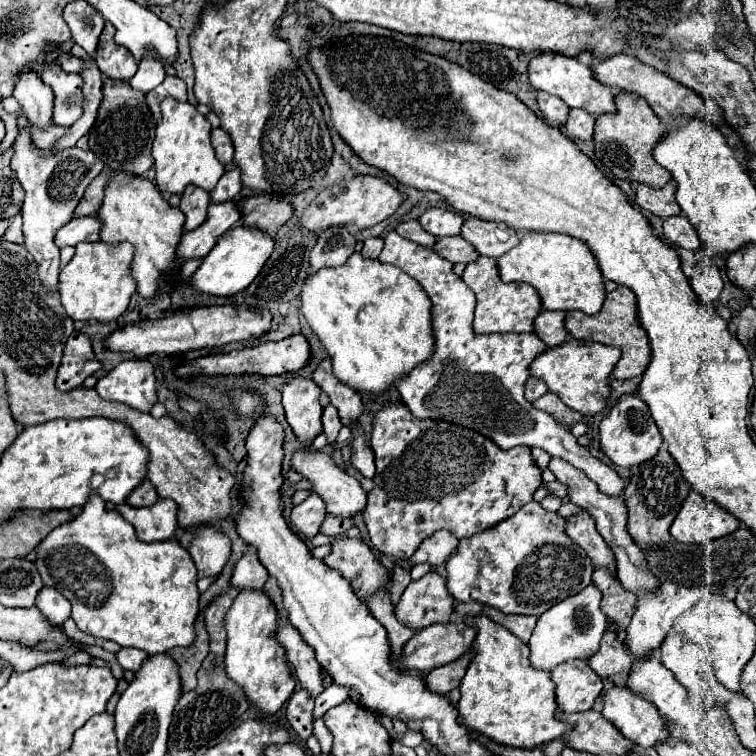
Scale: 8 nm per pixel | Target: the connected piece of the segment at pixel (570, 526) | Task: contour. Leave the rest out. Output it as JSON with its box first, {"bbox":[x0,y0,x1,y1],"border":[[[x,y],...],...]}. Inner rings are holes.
{"bbox":[565,512,617,574],"border":[[[579,512],[575,516],[569,516],[565,532],[569,534],[569,538],[575,544],[579,544],[587,552],[595,570],[597,568],[607,568],[609,572],[615,574],[615,570],[617,570],[615,554],[611,554],[611,548],[599,536],[599,532],[595,528],[595,520],[587,512]]]}

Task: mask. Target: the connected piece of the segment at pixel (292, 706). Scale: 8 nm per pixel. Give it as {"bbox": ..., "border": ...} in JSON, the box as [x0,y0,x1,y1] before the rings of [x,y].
{"bbox":[287,690,315,742],"border":[[[307,690],[295,692],[287,702],[287,722],[301,742],[305,742],[311,736],[313,702],[315,702],[315,698],[311,698],[311,694]]]}

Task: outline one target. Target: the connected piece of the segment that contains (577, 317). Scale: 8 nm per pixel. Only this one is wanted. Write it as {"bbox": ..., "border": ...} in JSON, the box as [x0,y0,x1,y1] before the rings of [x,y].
{"bbox":[565,286,649,380],"border":[[[617,286],[617,290],[609,292],[605,302],[603,302],[603,308],[597,314],[585,314],[585,312],[579,312],[579,310],[567,312],[565,328],[577,340],[593,340],[593,342],[601,342],[601,344],[621,348],[621,360],[613,368],[611,378],[617,378],[617,380],[635,378],[635,376],[641,376],[643,370],[647,368],[649,340],[647,340],[647,334],[643,332],[643,328],[637,322],[635,294],[627,286]]]}

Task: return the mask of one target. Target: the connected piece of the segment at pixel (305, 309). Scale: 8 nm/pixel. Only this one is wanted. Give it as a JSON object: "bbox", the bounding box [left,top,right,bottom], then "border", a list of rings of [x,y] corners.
{"bbox":[301,252,435,394],"border":[[[359,252],[337,268],[321,268],[305,280],[301,312],[327,348],[333,374],[365,394],[383,394],[435,354],[431,300],[425,290],[393,264],[367,260]]]}

